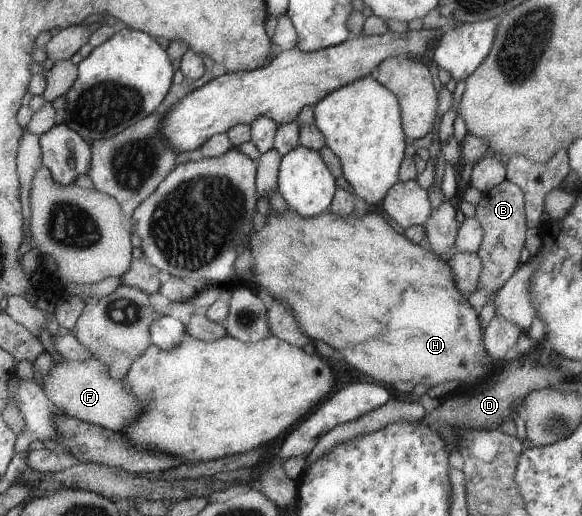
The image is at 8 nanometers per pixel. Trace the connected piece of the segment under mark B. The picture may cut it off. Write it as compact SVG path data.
M503 180L482 195L476 207L475 217L483 228L482 244L477 252L483 264L478 289L486 293L488 297L494 296L516 272L518 256L520 256L520 250L524 248L527 218L524 192L519 185L510 180Z

